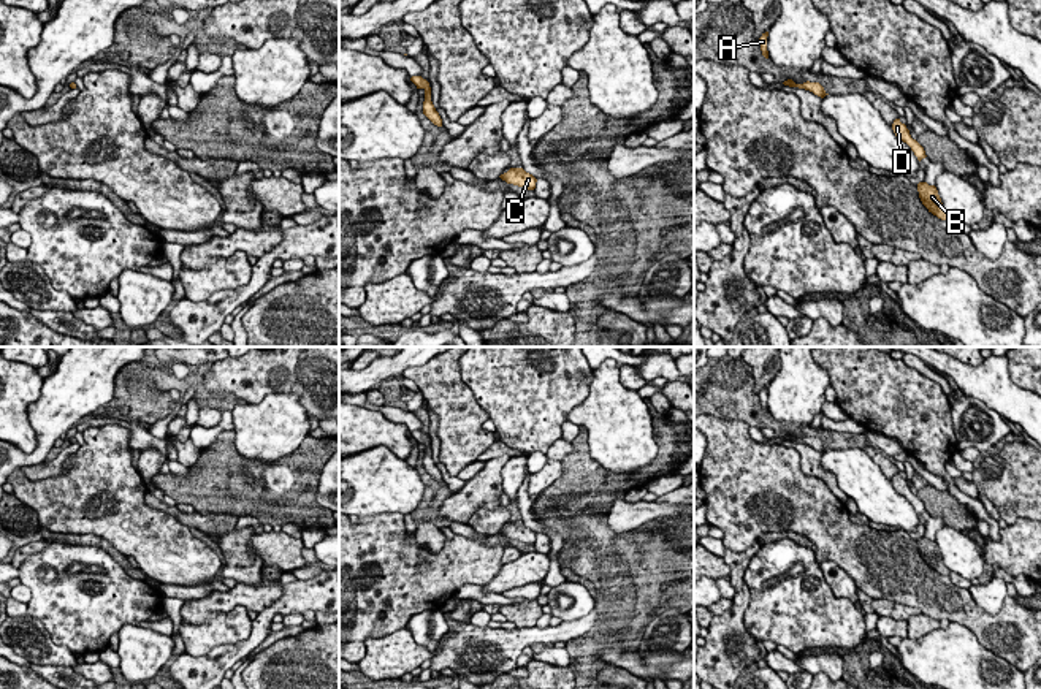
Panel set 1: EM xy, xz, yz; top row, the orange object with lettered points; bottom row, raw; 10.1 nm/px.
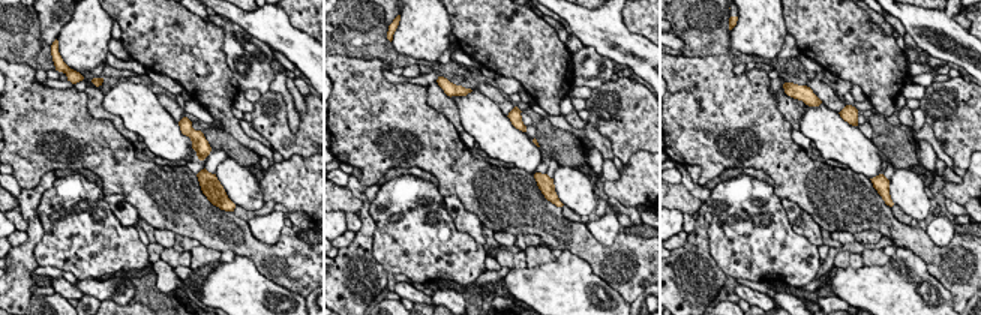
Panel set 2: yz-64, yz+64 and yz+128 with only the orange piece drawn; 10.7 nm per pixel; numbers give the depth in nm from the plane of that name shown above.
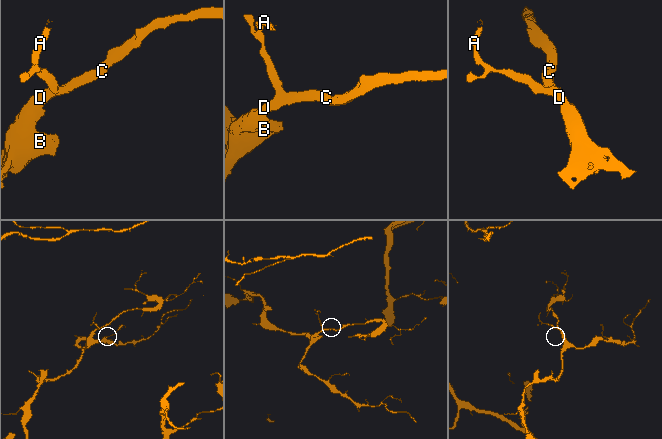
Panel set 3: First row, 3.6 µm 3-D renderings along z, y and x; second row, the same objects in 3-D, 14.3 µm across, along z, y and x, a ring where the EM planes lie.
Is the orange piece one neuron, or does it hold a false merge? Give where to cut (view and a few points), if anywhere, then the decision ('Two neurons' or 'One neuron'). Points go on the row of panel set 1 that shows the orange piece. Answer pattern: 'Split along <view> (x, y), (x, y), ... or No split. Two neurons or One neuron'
No split. One neuron

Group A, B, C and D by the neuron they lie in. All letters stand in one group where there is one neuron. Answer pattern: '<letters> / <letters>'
A B C D

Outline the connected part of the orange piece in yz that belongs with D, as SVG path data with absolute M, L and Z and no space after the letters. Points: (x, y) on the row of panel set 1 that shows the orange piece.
M900 119L894 120L892 130L898 139L902 139L911 147L919 162L927 157L924 147L911 138L909 130L905 124L900 122Z

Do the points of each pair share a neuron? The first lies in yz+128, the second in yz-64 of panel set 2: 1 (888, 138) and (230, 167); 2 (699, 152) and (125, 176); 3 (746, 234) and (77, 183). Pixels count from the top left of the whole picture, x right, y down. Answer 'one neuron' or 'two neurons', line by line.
1: two neurons
2: one neuron
3: one neuron

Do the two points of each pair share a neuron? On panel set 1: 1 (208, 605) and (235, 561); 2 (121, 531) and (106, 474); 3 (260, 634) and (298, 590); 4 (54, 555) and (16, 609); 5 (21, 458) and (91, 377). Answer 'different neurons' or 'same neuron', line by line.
1: different neurons
2: same neuron
3: same neuron
4: different neurons
5: same neuron

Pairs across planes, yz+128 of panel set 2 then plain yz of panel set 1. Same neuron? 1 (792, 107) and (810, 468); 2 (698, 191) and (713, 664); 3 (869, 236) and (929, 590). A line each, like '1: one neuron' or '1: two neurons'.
1: one neuron
2: one neuron
3: two neurons

